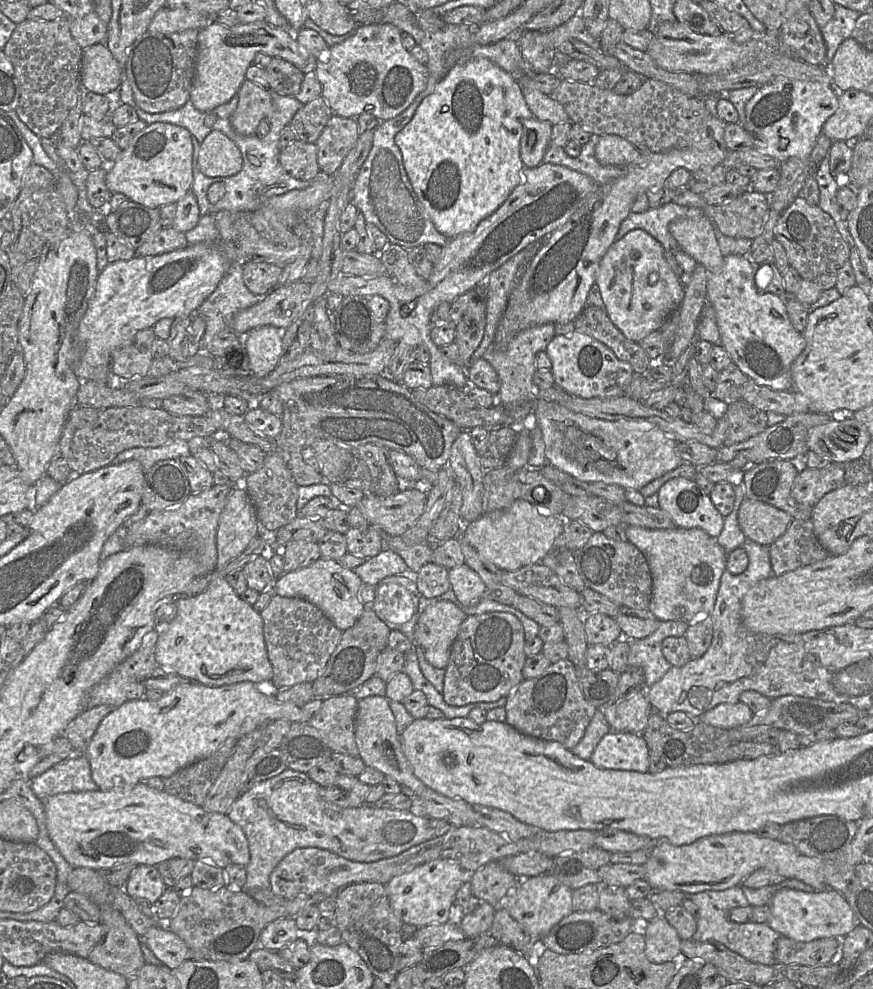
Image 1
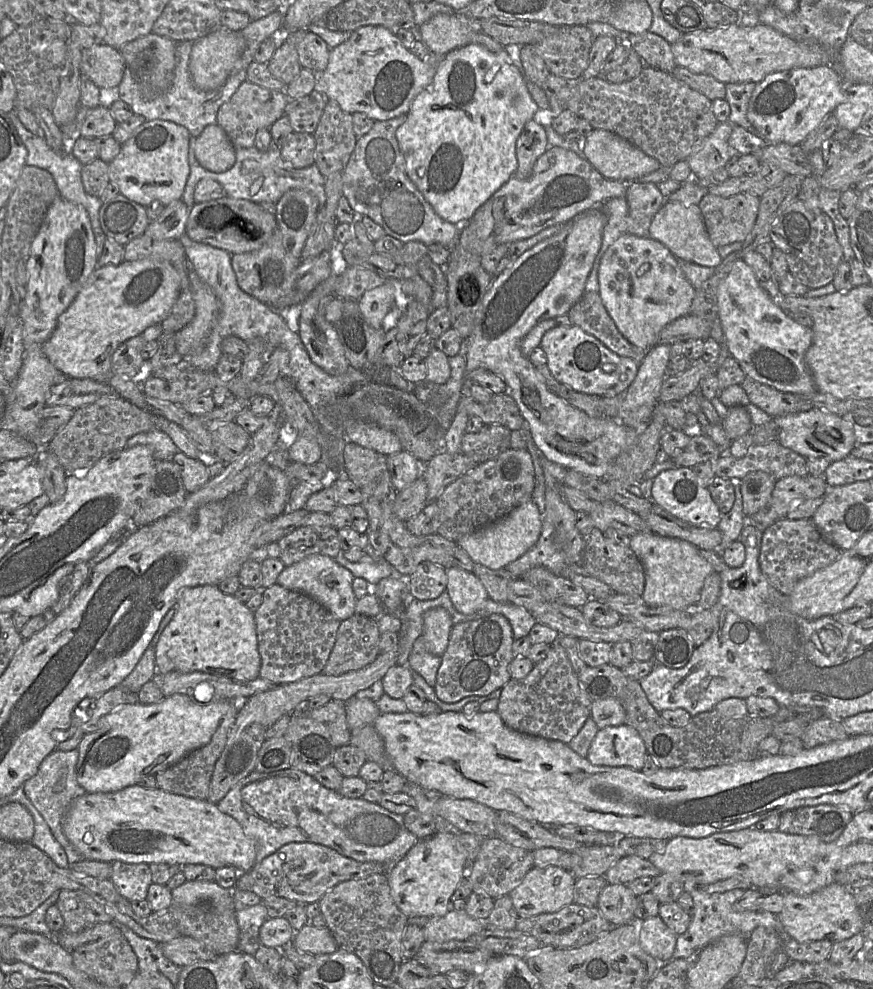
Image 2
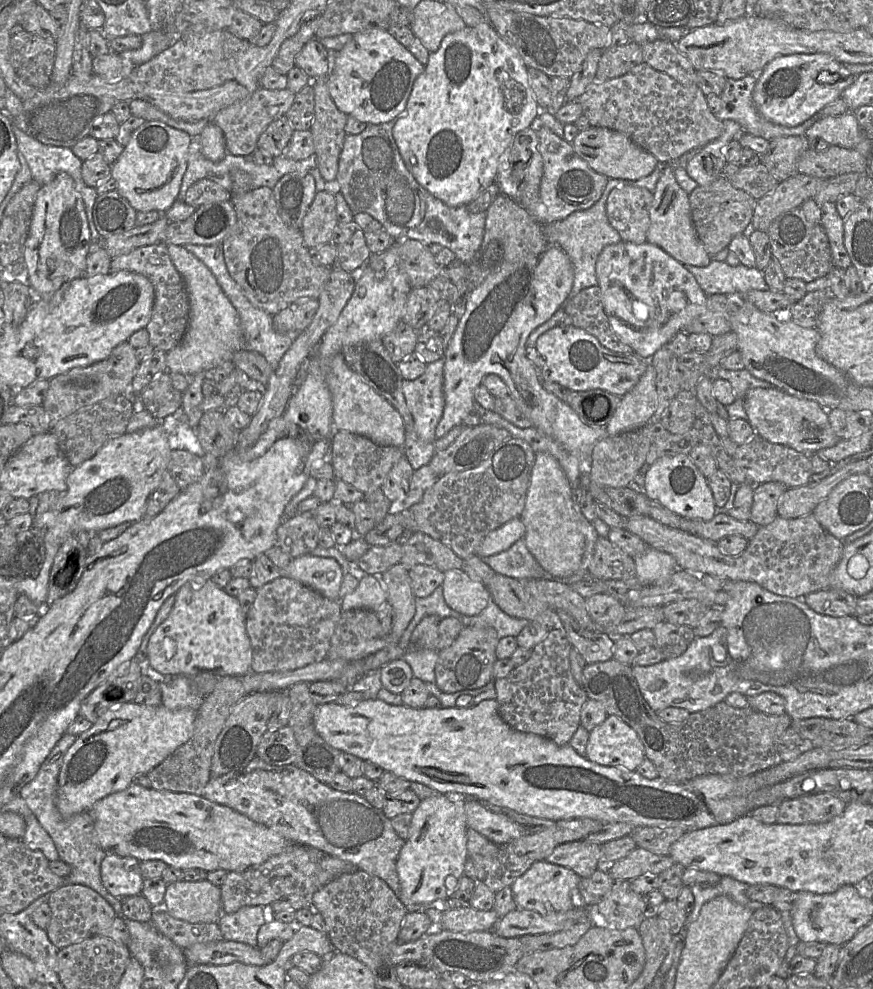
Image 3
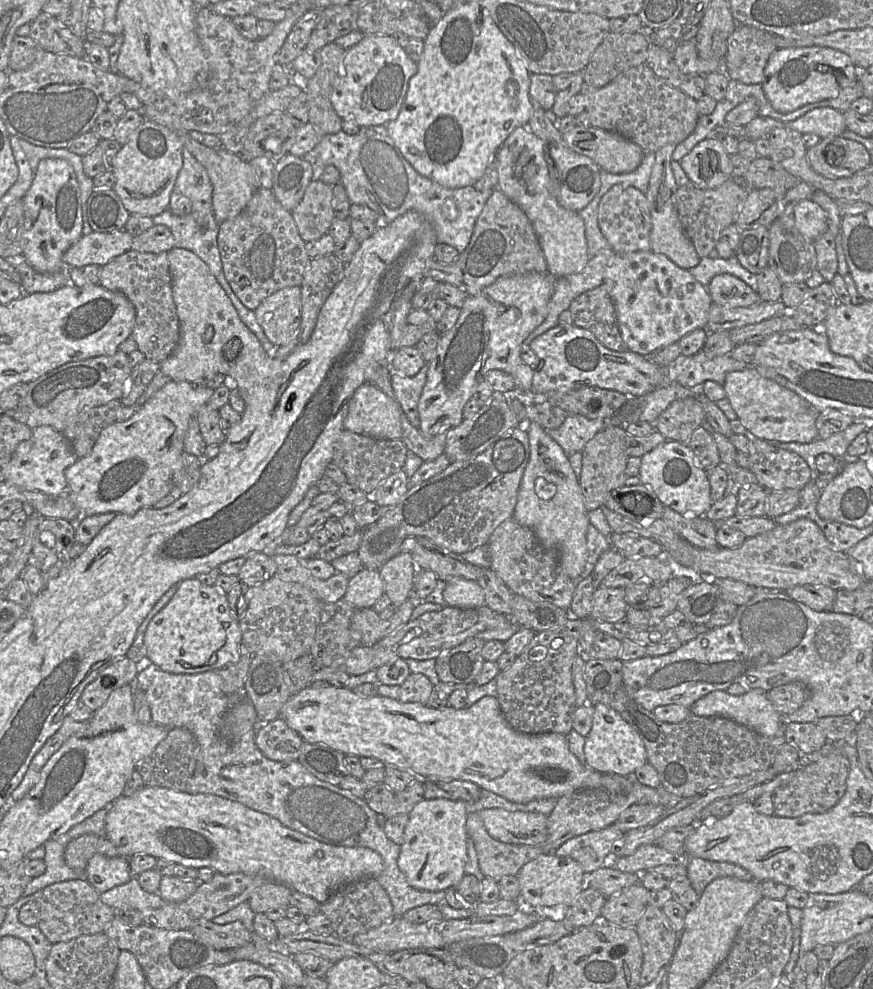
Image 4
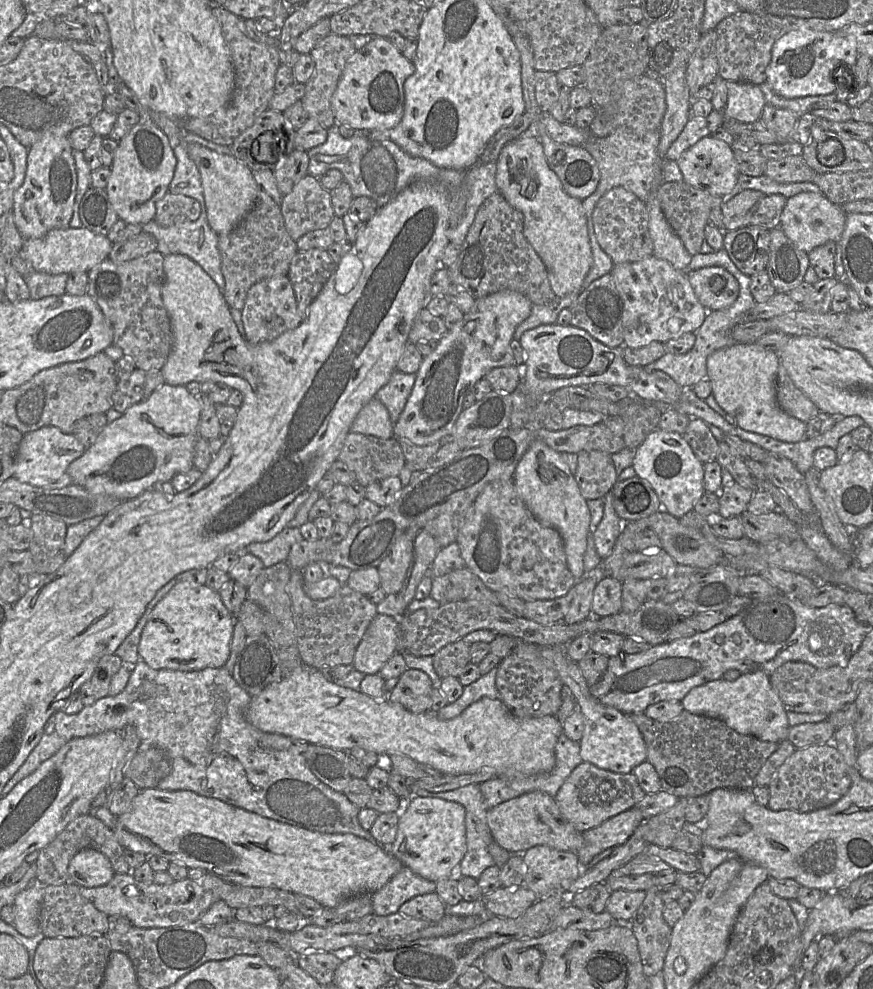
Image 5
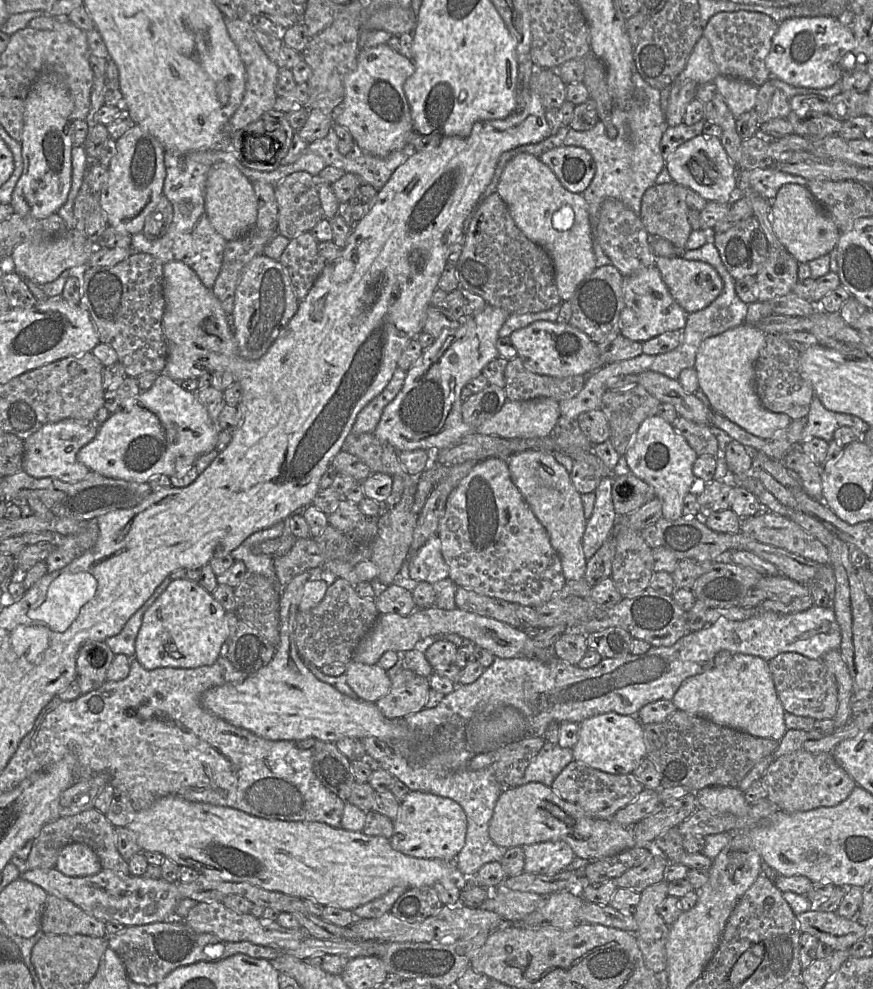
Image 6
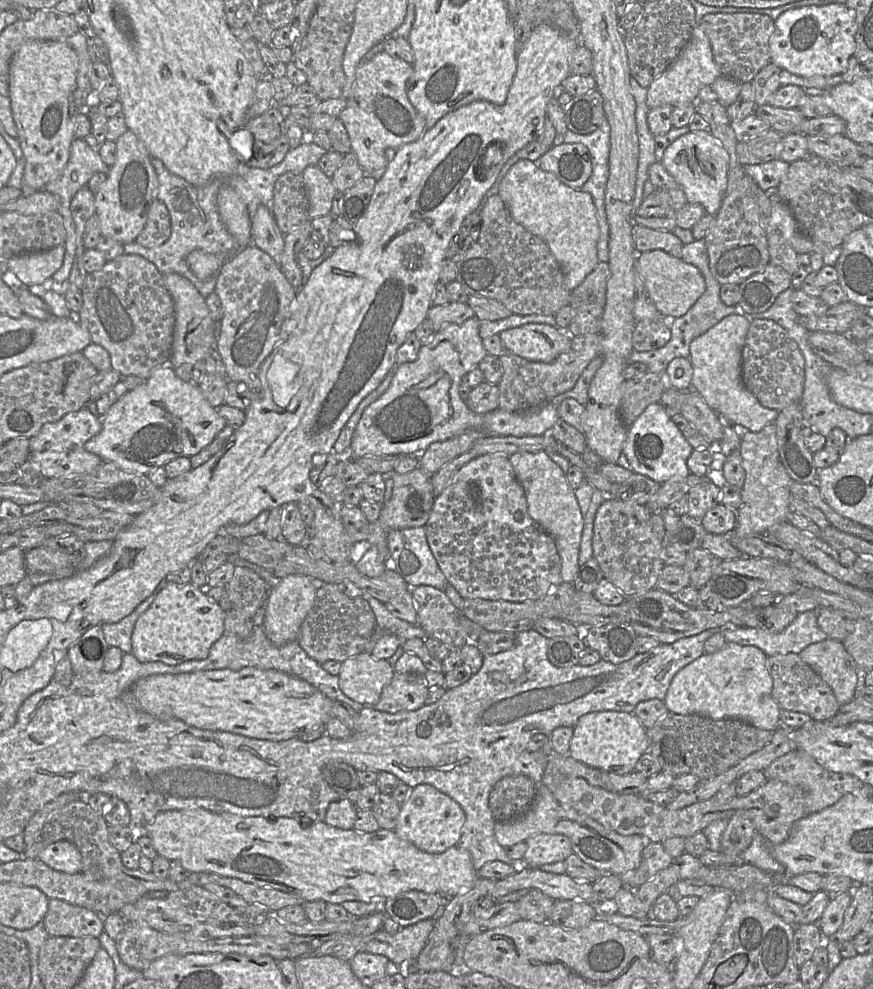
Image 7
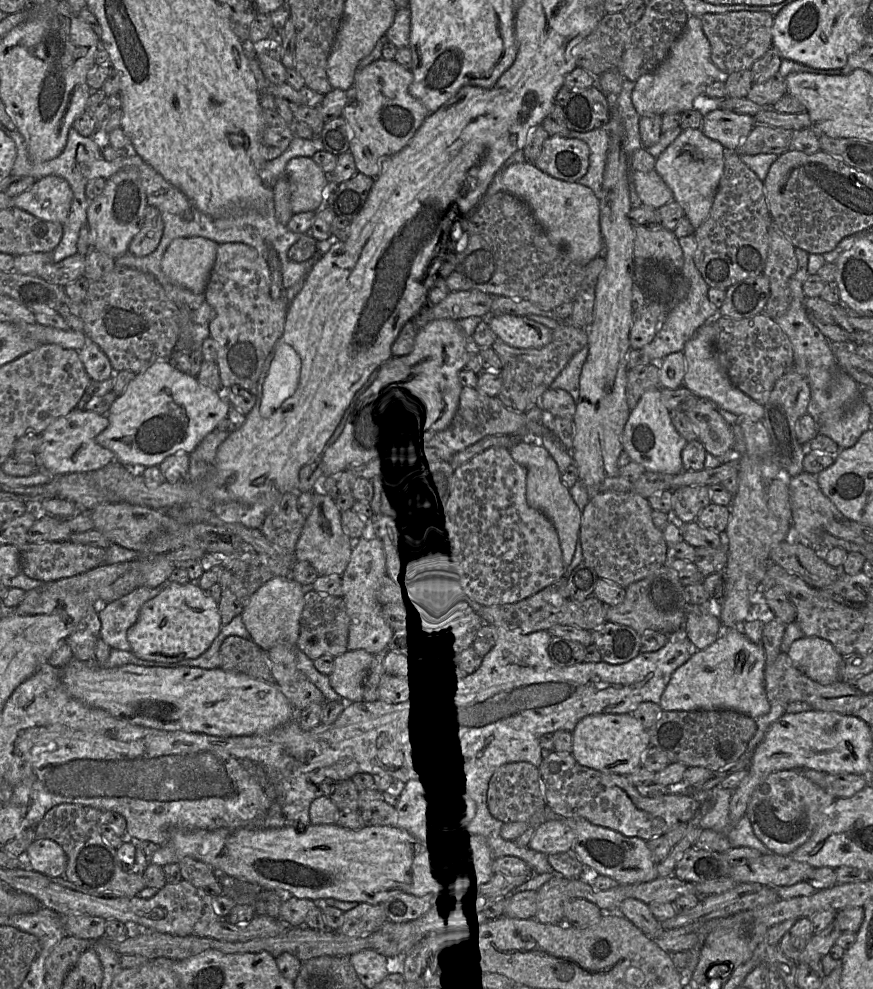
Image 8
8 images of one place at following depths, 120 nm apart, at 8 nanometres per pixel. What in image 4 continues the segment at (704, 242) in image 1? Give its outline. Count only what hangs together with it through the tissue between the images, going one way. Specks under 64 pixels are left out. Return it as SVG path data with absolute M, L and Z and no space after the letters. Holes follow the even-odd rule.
M667 144L655 152L655 163L652 168L648 190L645 195L649 203L651 217L651 251L665 254L676 265L688 270L698 265L701 258L697 254L693 243L685 234L678 217L676 203L678 186L671 169L672 153L676 145L677 144Z

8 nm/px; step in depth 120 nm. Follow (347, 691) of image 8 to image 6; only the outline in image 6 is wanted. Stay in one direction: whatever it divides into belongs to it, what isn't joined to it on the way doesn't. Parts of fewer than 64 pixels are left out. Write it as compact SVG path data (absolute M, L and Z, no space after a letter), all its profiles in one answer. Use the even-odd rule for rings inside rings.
M352 660L346 665L345 675L359 699L370 703L385 697L392 684L387 671L378 664L366 665Z

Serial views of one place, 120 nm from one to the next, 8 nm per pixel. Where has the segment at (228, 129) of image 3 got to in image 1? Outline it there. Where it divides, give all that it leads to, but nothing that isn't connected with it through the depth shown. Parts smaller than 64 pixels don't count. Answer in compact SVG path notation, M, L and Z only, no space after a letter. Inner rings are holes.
M244 80L238 91L237 108L231 116L231 125L240 135L256 134L258 125L263 119L271 119L273 101L269 90Z

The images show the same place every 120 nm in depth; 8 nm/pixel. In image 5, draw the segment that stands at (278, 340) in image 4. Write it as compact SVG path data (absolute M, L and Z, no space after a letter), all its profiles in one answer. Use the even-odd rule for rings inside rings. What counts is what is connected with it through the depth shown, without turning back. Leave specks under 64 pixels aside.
M286 275L264 279L251 286L241 313L245 339L251 344L274 341L302 322L293 286Z

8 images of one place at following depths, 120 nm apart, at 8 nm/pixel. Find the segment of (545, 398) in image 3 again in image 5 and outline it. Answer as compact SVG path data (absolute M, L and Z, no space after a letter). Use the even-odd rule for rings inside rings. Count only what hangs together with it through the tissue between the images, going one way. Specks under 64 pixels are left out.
M503 290L476 299L471 310L447 331L438 341L437 347L424 358L405 407L394 424L394 437L419 446L449 438L463 411L463 401L473 386L494 368L517 365L510 343L517 327L530 316L532 307L528 298L512 290Z

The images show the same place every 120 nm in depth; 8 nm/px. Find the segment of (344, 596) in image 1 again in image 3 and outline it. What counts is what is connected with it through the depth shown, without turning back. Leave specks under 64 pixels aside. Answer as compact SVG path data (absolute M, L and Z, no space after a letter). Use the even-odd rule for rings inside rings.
M310 554L294 558L283 571L283 575L299 581L331 600L340 602L339 590L344 571L332 558Z

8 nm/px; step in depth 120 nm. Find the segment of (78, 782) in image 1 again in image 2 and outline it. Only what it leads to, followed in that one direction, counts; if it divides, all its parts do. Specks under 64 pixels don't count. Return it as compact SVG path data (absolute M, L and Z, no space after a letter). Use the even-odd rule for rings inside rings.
M54 750L39 765L35 775L23 783L23 790L36 809L43 816L55 839L64 848L69 865L83 860L80 852L70 843L63 831L63 819L72 801L86 793L77 781L76 765L79 752Z

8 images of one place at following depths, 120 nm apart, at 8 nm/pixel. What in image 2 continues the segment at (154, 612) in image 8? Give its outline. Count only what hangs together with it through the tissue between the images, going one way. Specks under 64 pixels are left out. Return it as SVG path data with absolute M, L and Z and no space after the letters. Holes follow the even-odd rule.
M208 584L183 589L175 604L175 615L163 630L155 646L155 664L156 673L204 672L238 681L250 681L258 678L261 657L258 650L254 613L235 596L222 592L218 585Z

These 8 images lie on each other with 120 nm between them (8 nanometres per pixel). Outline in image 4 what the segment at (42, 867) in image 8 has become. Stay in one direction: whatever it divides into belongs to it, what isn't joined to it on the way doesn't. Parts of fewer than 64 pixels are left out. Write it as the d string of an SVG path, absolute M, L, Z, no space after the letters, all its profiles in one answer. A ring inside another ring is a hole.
M94 854L85 868L87 880L100 894L130 881L133 874L127 857Z

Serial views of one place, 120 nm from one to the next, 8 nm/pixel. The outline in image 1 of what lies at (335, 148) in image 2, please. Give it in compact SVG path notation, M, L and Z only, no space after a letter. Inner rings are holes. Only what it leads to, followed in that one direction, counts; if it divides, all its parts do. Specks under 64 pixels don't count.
M333 114L316 141L320 171L332 176L359 136L355 118Z

